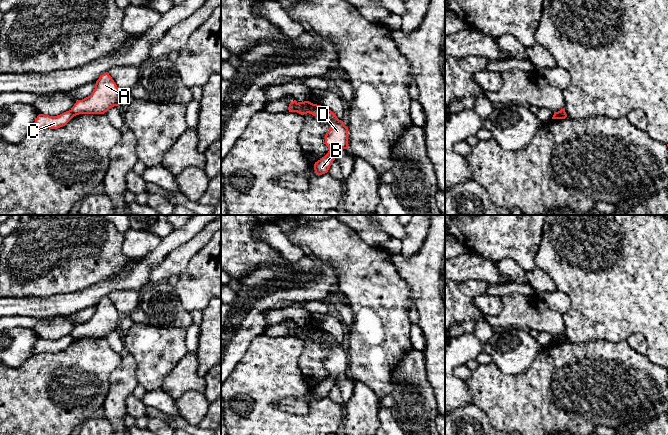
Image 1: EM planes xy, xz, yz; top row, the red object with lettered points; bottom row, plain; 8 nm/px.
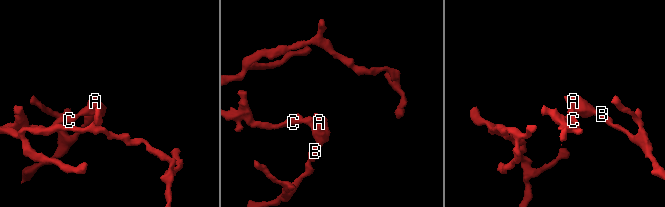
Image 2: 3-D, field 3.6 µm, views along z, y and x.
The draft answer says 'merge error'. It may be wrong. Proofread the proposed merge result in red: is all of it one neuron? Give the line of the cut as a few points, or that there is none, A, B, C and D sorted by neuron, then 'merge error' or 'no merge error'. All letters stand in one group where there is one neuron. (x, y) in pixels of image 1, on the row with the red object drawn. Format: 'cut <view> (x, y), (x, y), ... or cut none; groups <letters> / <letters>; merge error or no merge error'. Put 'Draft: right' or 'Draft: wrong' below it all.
cut xz (297, 103), (295, 111); groups A B D / C; merge error
Draft: right

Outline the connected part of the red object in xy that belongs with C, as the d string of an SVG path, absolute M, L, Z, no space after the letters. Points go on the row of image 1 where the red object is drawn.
M70 110L57 116L39 114L33 124L33 130L58 129L65 126L73 117L74 115Z

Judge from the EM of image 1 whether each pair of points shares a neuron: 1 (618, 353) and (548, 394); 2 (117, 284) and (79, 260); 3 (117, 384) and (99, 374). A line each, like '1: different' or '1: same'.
1: same
2: different
3: different

